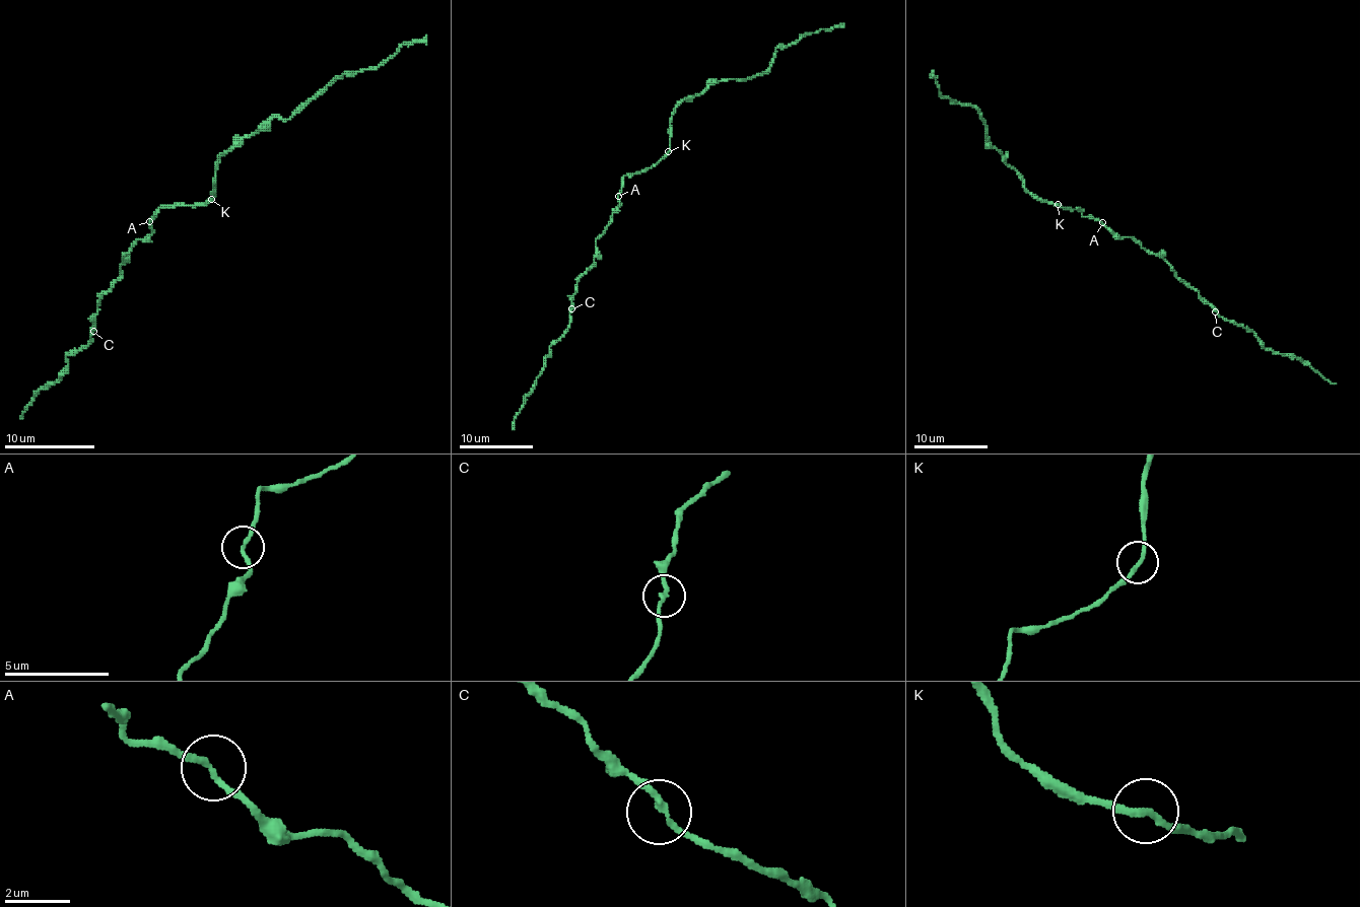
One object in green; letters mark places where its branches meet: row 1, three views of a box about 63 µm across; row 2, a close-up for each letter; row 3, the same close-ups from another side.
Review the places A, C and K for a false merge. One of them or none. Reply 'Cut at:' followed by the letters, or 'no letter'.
Cut at: no letter

